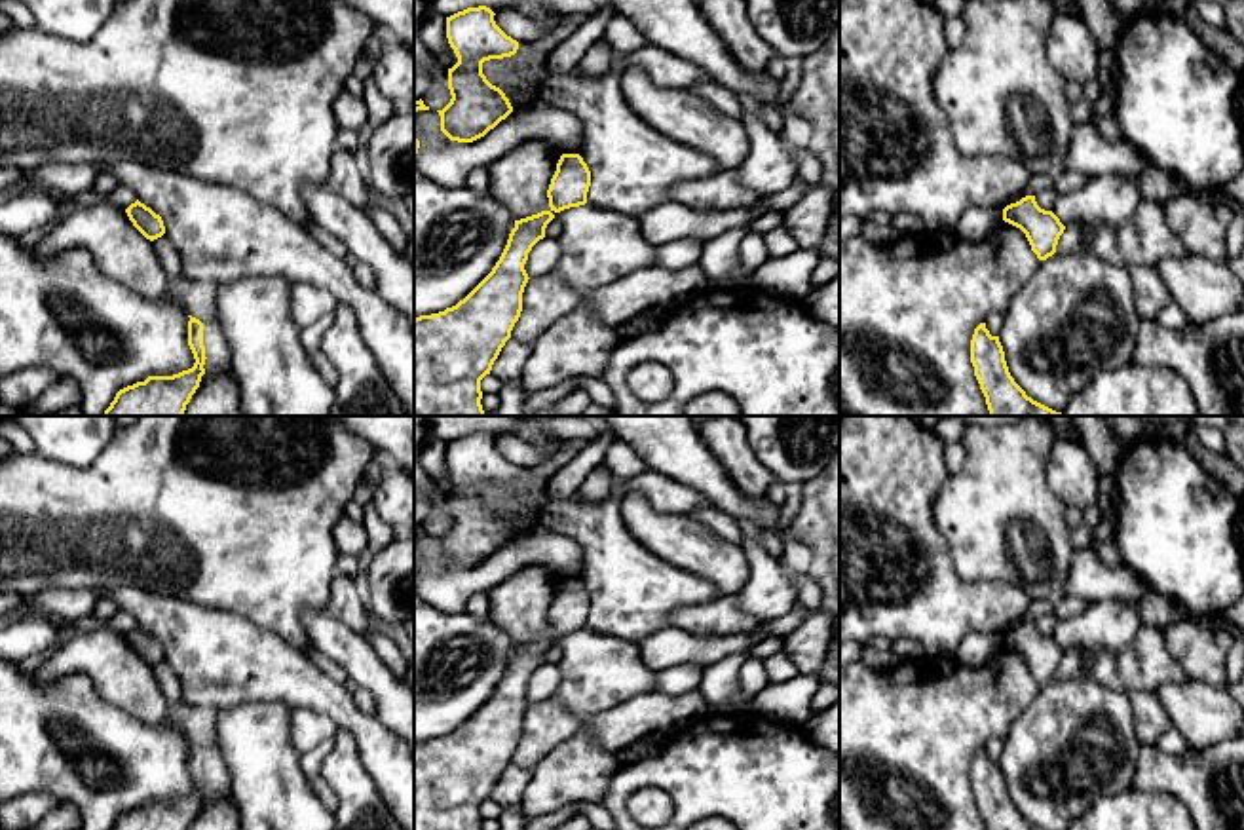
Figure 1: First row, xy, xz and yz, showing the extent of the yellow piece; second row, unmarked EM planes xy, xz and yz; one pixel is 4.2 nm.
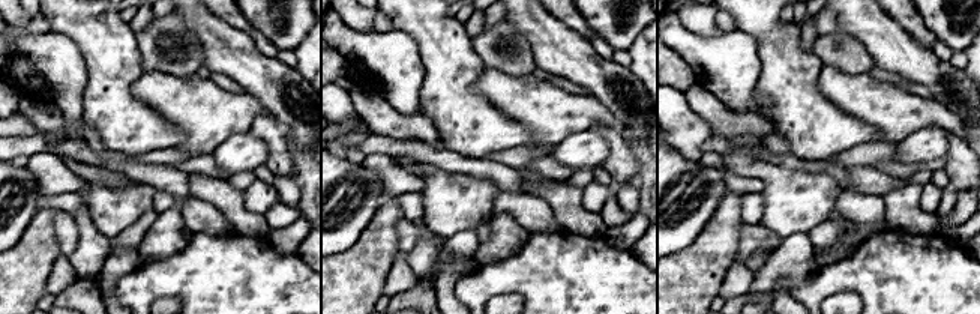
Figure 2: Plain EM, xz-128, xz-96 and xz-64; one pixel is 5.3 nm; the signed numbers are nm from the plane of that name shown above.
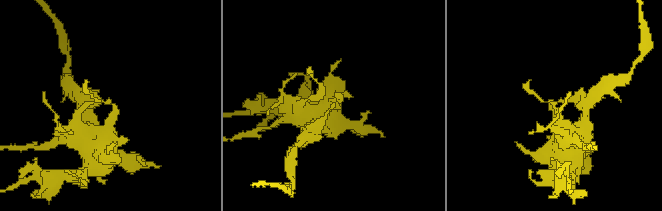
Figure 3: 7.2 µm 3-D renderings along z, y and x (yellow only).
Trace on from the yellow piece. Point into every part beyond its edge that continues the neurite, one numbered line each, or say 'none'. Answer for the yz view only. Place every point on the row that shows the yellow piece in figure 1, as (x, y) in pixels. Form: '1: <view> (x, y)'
1: yz (1045, 198)

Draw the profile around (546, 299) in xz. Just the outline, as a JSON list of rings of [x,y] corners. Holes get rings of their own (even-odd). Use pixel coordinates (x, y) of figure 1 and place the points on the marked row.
[[[695,264],[682,270],[648,266],[598,287],[575,291],[555,272],[530,277],[522,292],[522,311],[511,330],[511,338],[532,344],[553,323],[579,310],[585,302],[594,315],[612,329],[627,319],[655,308],[674,308],[710,287],[703,270]]]

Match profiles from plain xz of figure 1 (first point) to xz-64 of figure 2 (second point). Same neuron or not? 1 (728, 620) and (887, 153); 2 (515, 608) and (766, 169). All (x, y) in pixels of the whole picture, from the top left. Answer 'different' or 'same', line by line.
1: same
2: same

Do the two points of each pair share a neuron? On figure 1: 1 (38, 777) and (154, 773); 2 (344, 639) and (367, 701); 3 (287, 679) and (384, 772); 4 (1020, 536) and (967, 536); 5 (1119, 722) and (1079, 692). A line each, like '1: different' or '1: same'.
1: same
2: different
3: same
4: same
5: same

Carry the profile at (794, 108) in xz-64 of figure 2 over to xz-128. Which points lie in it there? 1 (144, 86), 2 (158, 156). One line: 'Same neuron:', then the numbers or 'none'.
Same neuron: none

